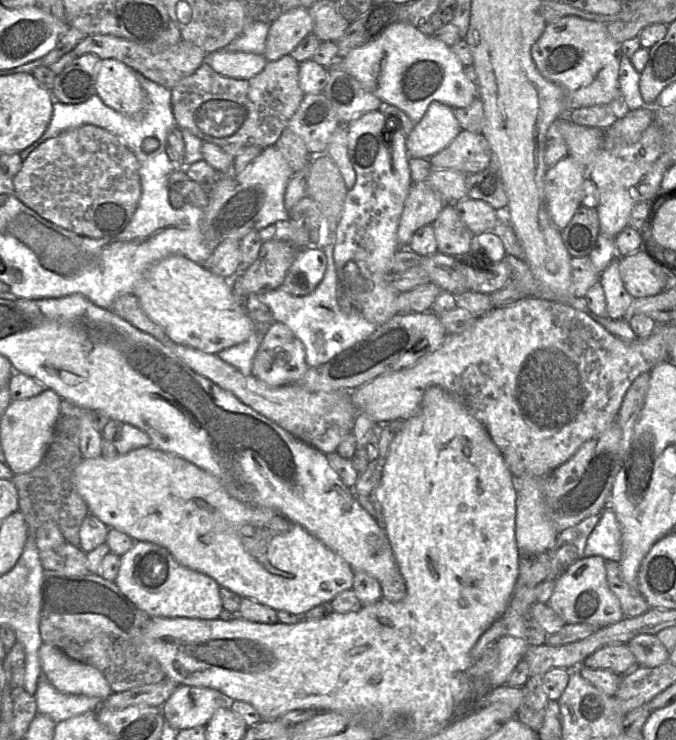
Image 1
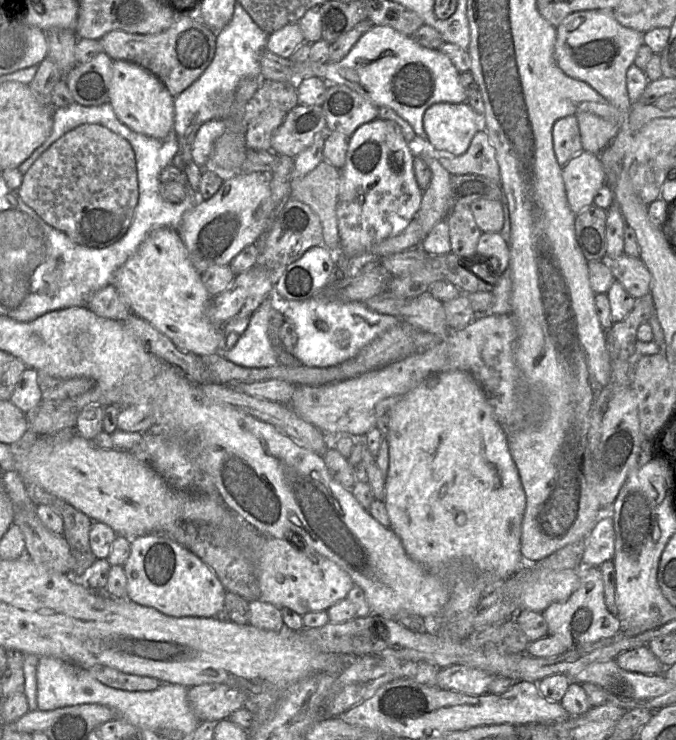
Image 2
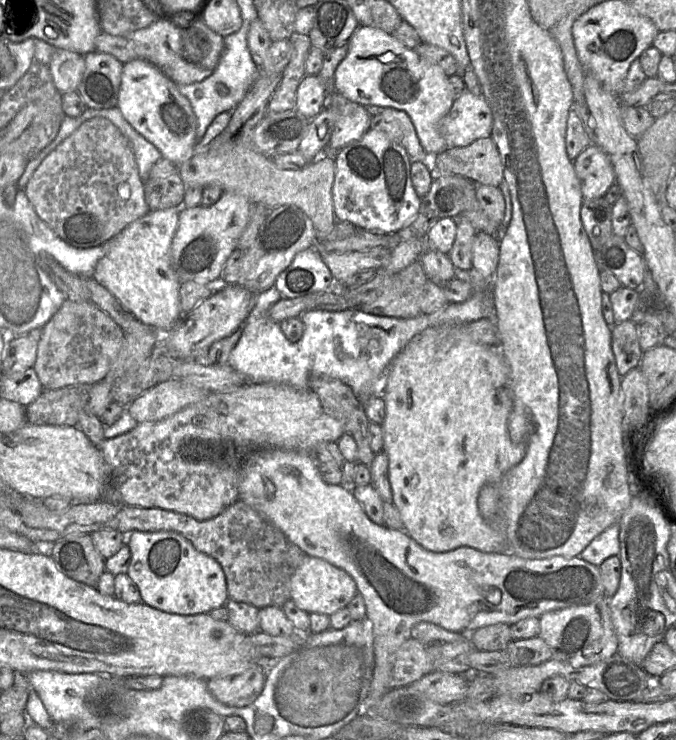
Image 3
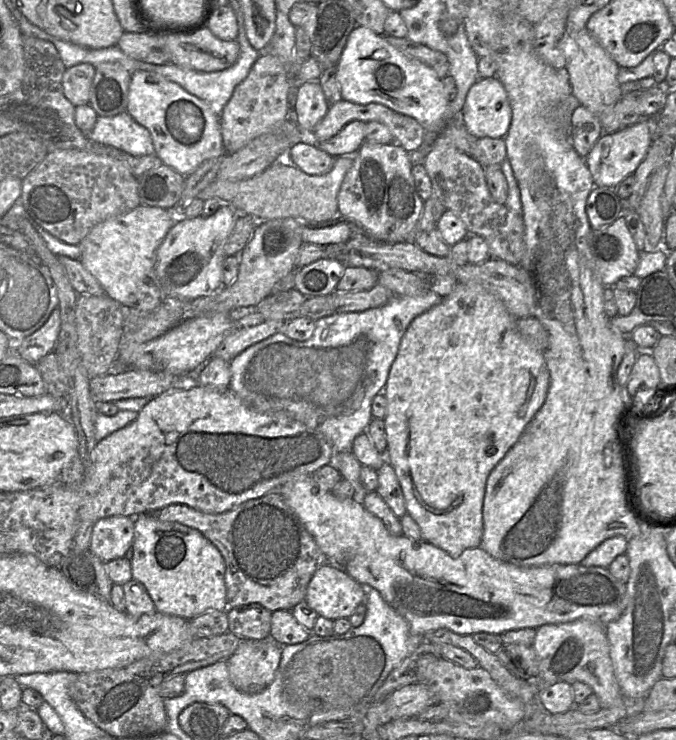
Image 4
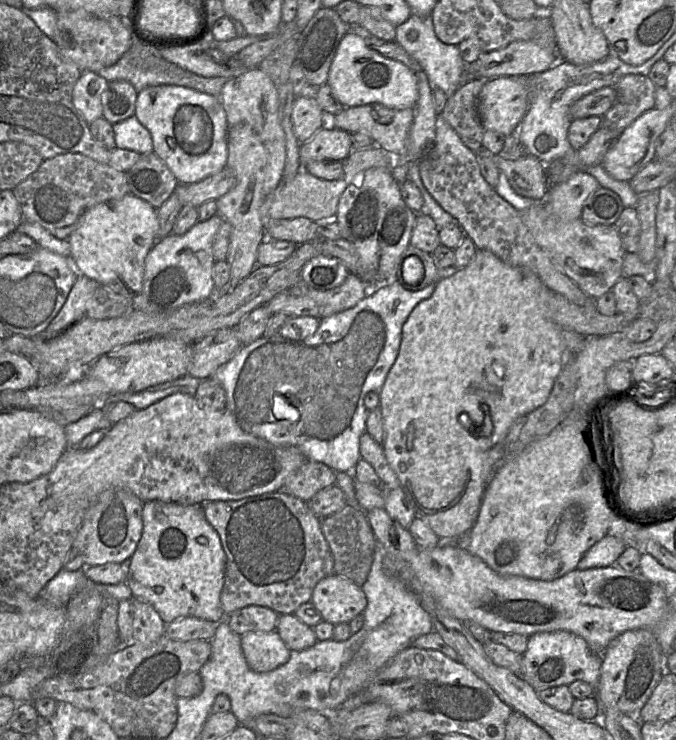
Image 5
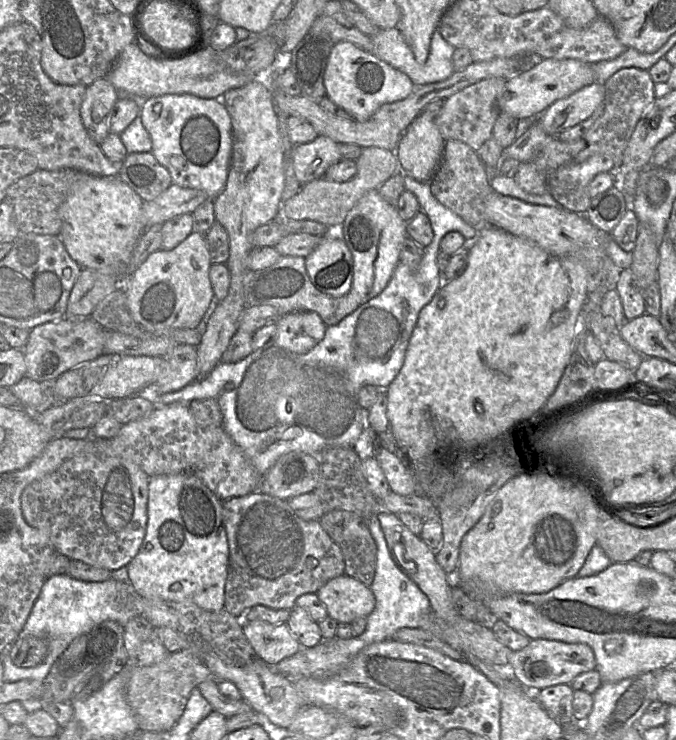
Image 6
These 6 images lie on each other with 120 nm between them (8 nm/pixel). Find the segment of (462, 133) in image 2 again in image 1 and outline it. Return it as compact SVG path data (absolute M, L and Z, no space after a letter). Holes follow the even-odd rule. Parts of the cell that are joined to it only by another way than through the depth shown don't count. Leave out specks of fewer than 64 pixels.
M433 102L406 136L409 157L430 159L448 147L461 131L453 108Z

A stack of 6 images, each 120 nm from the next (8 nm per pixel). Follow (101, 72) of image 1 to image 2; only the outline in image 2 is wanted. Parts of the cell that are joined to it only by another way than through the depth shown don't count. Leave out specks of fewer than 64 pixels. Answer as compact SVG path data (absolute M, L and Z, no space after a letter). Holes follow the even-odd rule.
M125 60L113 61L108 102L119 120L135 132L164 139L173 130L174 97L155 75L135 63Z

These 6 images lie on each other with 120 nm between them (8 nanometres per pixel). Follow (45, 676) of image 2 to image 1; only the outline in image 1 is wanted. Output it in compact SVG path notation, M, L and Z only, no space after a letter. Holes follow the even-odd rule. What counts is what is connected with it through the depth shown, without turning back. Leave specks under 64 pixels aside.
M43 675L34 695L37 713L47 715L55 723L74 716L96 711L103 701L96 697L67 694L58 691Z

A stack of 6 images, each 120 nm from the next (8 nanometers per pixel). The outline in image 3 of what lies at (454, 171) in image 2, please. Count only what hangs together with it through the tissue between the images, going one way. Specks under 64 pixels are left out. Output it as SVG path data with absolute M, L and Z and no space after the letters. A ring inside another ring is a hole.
M491 137L479 138L465 147L448 148L432 157L432 167L436 174L461 175L478 185L499 186L502 183L503 165L498 148Z

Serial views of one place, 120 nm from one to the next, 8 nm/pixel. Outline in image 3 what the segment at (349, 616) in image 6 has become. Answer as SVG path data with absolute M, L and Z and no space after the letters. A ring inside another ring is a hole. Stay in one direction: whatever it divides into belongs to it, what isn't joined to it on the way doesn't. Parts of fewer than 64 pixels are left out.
M309 555L294 571L290 584L290 600L309 614L320 613L330 616L347 607L354 596L359 593L355 581L344 570L326 560Z

